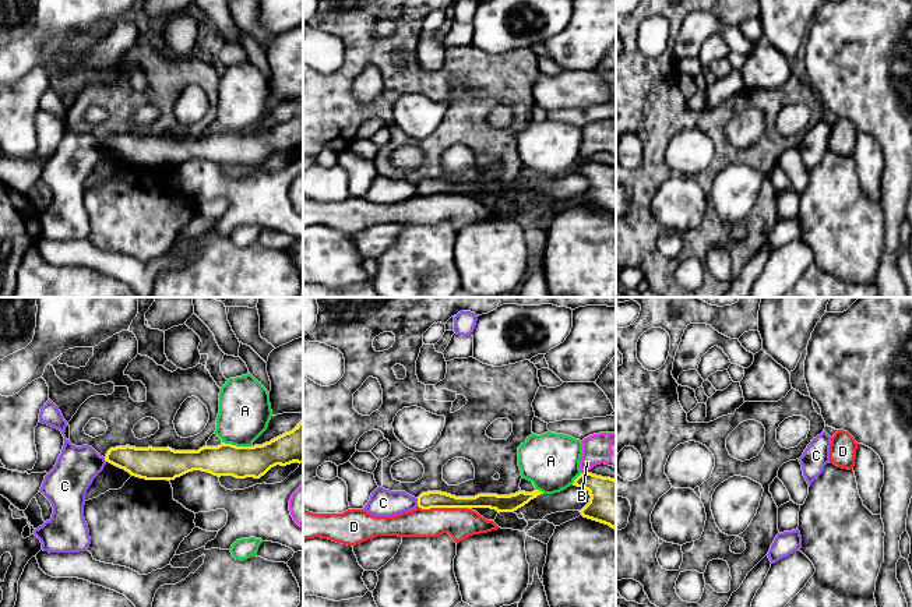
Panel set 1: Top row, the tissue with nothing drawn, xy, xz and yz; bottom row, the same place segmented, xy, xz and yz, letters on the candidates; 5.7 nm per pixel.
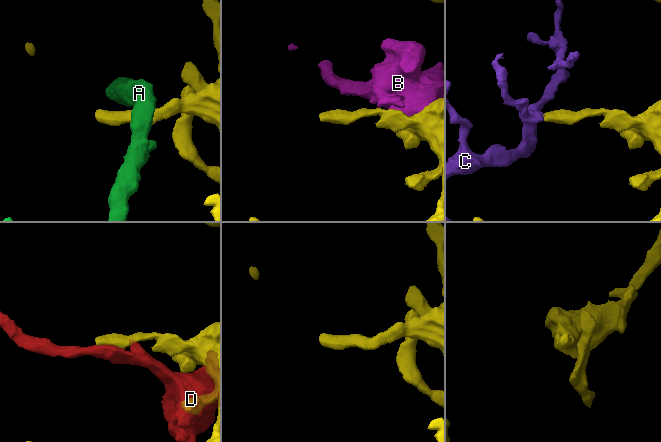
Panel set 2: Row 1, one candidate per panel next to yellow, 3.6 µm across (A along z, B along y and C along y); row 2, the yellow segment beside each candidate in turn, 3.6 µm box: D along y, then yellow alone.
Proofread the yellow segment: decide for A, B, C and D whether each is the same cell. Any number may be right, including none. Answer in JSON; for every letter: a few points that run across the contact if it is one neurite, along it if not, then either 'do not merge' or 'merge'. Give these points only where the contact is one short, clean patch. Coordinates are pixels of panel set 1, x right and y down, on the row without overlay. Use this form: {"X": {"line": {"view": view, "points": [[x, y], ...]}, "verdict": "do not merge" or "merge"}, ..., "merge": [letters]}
{"A": {"verdict": "do not merge"}, "B": {"verdict": "do not merge"}, "C": {"line": {"view": "xz", "points": [[416, 186], [418, 193]]}, "verdict": "do not merge"}, "D": {"verdict": "do not merge"}, "merge": []}

